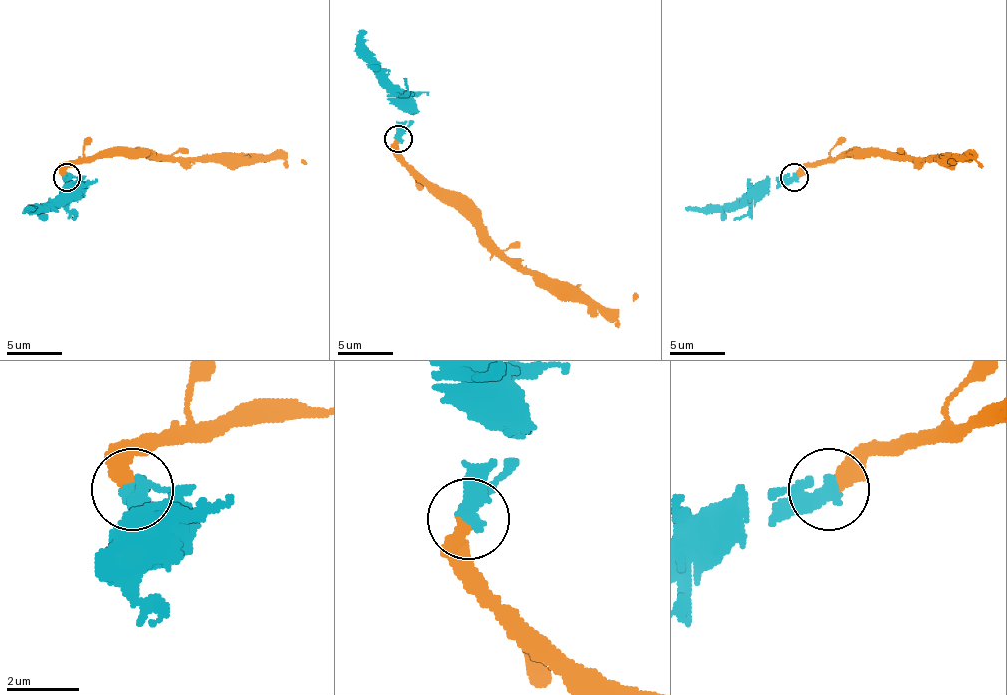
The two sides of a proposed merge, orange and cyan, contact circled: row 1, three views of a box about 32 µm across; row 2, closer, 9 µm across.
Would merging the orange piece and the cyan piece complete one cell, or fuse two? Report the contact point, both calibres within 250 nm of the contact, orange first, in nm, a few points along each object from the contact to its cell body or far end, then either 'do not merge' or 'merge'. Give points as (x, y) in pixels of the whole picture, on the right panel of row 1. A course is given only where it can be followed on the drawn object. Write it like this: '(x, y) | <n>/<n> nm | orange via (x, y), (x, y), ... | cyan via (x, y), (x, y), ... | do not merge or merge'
(794, 177) | 440/400 nm | orange via (796, 178), (807, 167), (837, 156), (942, 159), (964, 153), (956, 161), (948, 161) | cyan via (793, 178), (760, 181), (733, 203), (686, 208) | merge

